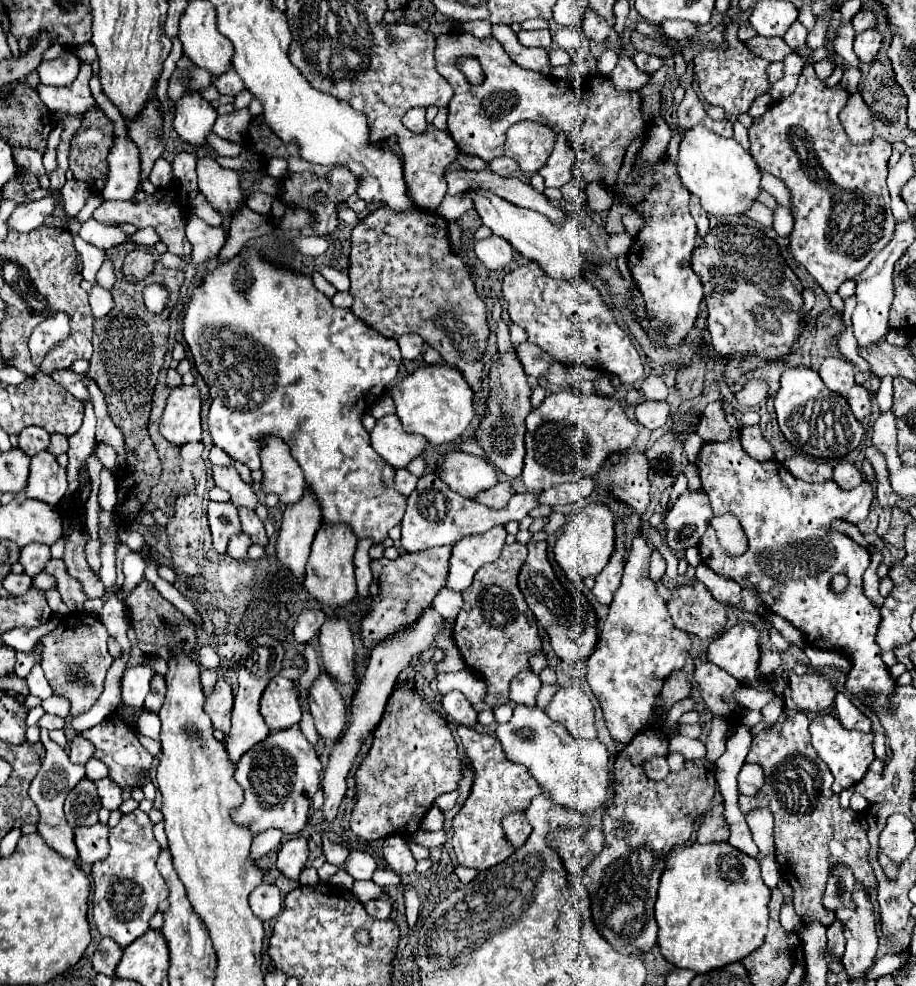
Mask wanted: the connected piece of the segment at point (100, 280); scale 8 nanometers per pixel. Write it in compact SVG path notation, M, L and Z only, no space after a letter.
M105 259L105 261L103 261L103 265L101 265L99 273L97 273L95 283L97 283L99 287L107 289L107 291L111 291L111 289L113 289L113 285L115 285L115 275L113 275L113 263L111 263L109 259Z

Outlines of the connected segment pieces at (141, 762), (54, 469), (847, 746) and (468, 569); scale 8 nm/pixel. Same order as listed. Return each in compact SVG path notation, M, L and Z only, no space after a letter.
M119 713L109 715L107 719L103 719L99 725L87 729L81 733L85 739L89 739L95 745L95 759L101 759L107 769L109 769L109 779L115 781L121 789L133 789L139 781L141 773L147 773L151 769L153 757L149 755L149 751L139 743L137 733L131 729L129 723L123 721L123 717Z
M41 451L31 457L31 473L25 495L49 505L57 505L67 493L67 473L65 467L57 463L57 457L49 451Z
M817 713L815 719L809 725L809 733L811 733L811 745L815 747L819 757L829 765L829 769L835 777L835 781L833 781L835 793L841 793L843 789L853 787L857 781L863 779L869 763L875 759L873 735L871 733L849 731L831 713Z
M493 527L483 535L473 535L461 539L451 553L451 571L447 579L447 587L455 591L463 591L475 577L475 571L485 563L493 563L503 545L507 531L503 527Z

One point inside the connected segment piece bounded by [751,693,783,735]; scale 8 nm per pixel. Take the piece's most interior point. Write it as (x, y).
(771, 711)

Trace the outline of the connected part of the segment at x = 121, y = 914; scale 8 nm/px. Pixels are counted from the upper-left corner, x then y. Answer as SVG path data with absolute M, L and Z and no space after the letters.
M135 809L133 813L123 815L119 825L109 831L109 847L111 847L109 855L93 865L93 919L103 937L111 937L121 947L127 947L149 929L149 919L155 915L157 905L163 899L167 899L169 889L165 885L165 879L157 871L159 843L153 837L153 823L147 817L147 813Z

